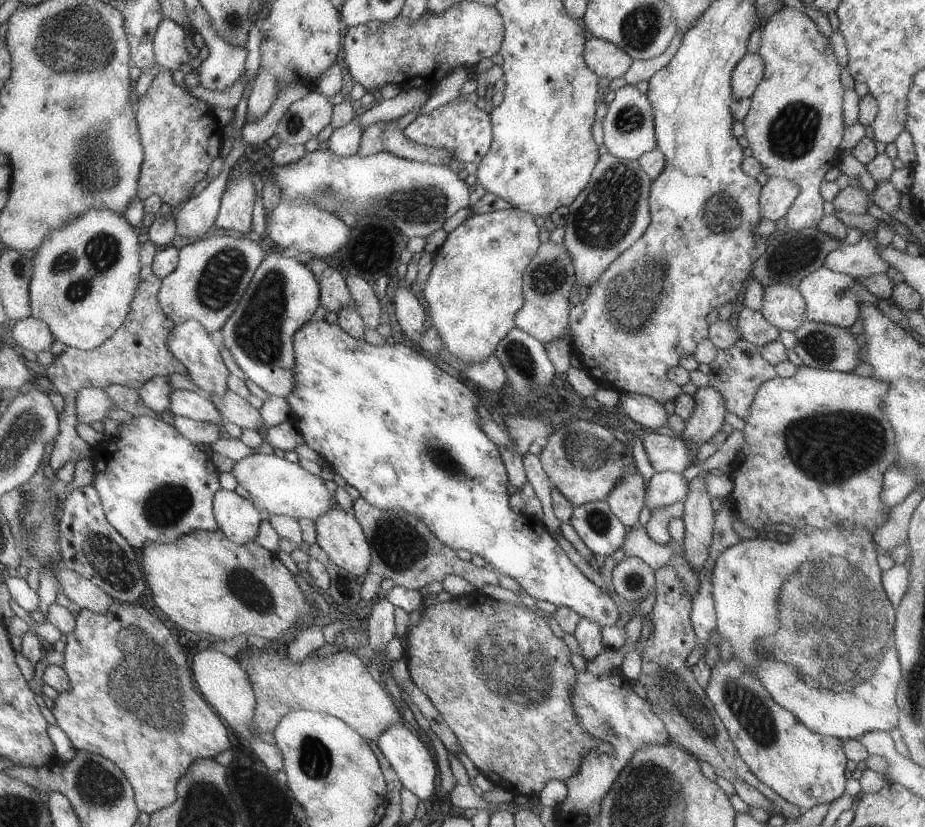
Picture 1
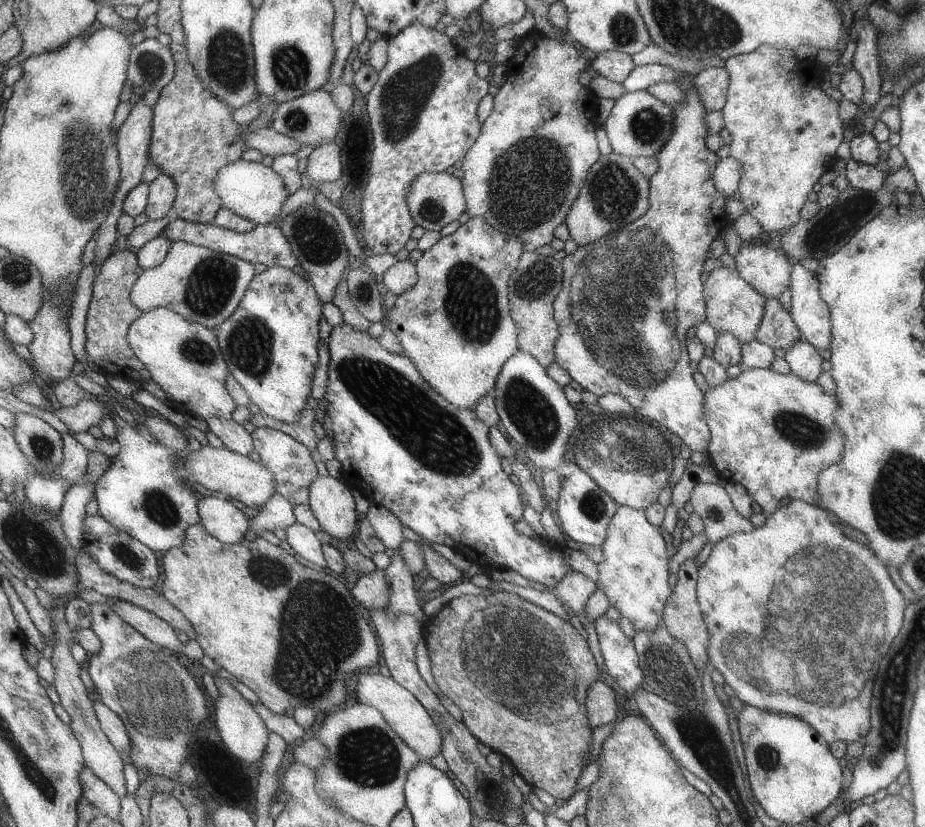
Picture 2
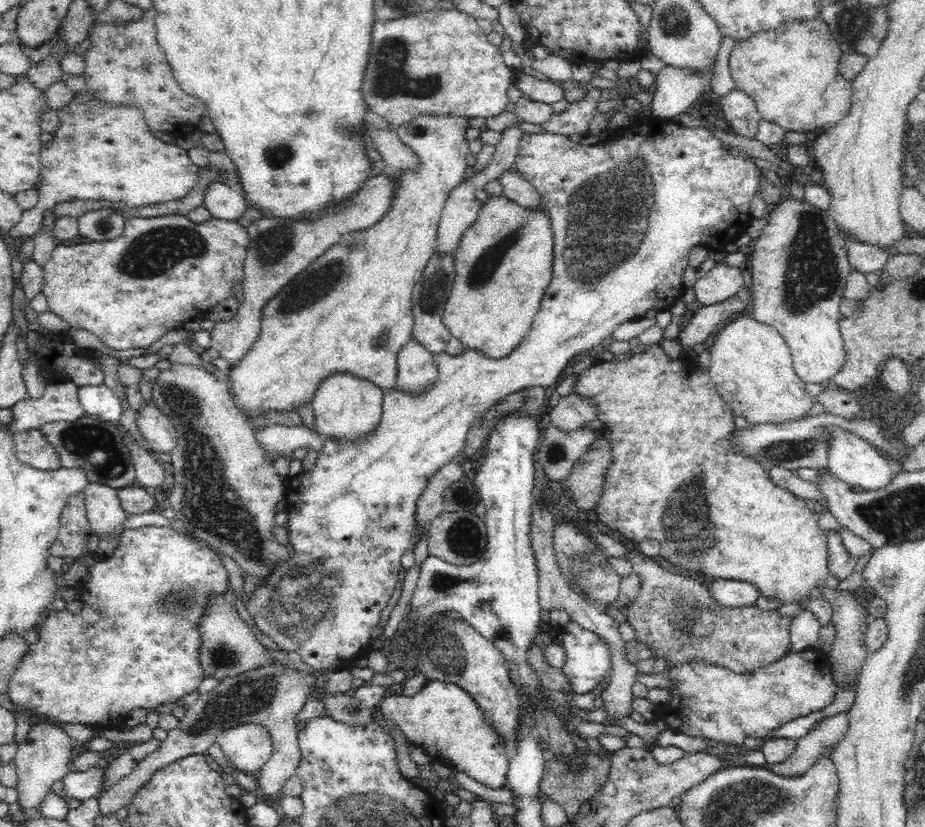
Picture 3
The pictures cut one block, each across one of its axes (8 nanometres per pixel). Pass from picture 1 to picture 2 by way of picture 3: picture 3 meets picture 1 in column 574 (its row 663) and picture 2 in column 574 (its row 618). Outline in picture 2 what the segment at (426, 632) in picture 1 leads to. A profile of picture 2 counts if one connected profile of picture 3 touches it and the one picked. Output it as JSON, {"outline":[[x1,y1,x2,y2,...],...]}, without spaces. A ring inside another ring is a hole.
{"outline":[[506,591,454,598,426,620,423,630,435,682,460,708,472,734,486,749,490,747,512,761,516,773,530,786,542,788,558,800,574,794,578,776,590,764,592,750,589,716,580,706,584,706,591,684,601,676,589,642,578,630,541,606]]}

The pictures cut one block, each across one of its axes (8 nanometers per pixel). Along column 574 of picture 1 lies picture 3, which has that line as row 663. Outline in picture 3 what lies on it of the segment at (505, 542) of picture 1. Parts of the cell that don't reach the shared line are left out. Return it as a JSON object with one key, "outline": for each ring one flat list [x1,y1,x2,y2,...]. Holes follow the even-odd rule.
{"outline":[[572,620,562,628,553,627,552,632,556,631,564,636,566,662,562,672,570,680,573,693,587,694,604,684,612,670,608,645]]}

